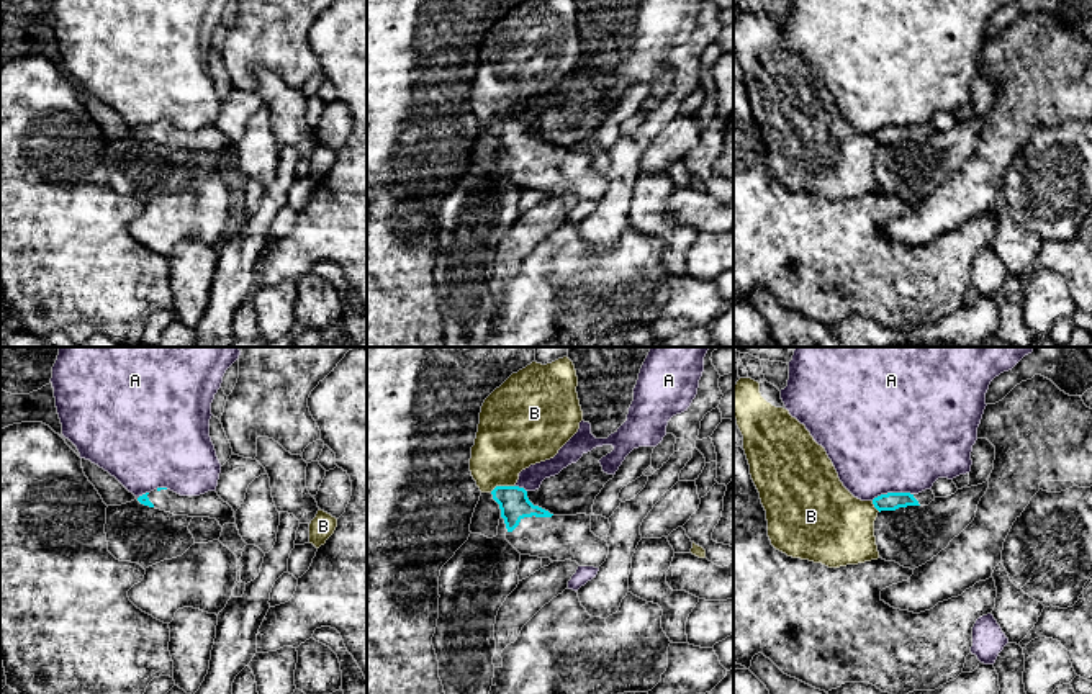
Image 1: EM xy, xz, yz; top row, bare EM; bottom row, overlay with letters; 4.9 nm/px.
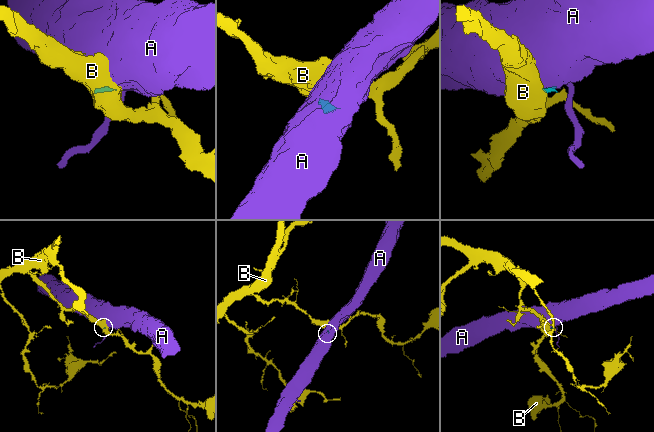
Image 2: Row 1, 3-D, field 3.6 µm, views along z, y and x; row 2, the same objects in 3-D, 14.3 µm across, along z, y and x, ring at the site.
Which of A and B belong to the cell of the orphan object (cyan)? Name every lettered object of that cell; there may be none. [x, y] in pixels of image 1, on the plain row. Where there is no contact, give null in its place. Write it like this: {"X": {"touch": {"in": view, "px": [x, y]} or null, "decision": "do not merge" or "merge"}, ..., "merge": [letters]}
{"A": {"touch": {"in": "yz", "px": [891, 126]}, "decision": "do not merge"}, "B": {"touch": {"in": "xz", "px": [501, 120]}, "decision": "do not merge"}, "merge": []}

